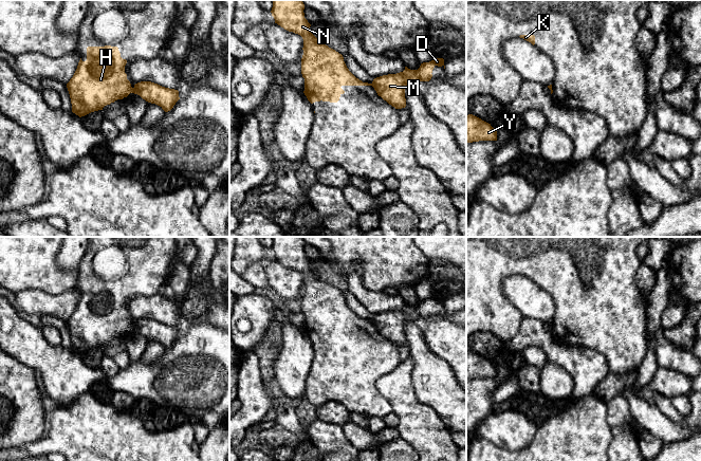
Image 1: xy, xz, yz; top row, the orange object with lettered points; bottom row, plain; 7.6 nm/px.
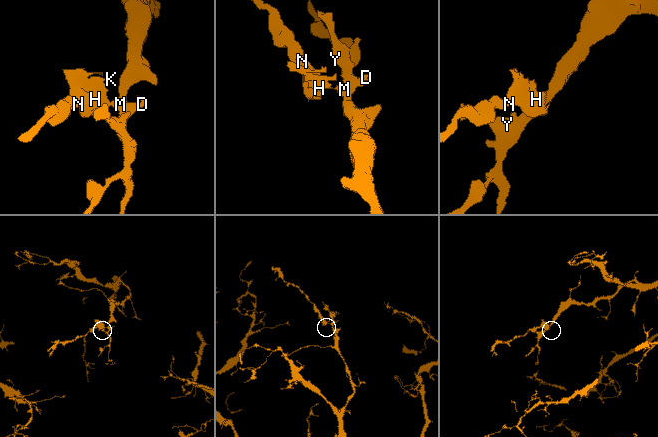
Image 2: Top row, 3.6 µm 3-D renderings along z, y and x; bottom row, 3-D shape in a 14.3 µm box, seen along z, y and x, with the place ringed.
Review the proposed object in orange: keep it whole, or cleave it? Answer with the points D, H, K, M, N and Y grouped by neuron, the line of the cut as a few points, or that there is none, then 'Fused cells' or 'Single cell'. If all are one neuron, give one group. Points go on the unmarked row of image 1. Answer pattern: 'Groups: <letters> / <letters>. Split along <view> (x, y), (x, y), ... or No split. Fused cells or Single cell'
Groups: D M Y / H K N. Split along xy (133, 325), (136, 330). Fused cells

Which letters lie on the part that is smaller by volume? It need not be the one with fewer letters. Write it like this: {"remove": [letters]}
{"remove": ["H", "K", "N"]}

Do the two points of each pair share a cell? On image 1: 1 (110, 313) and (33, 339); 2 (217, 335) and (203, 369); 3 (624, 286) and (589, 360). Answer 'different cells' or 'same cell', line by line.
1: different cells
2: same cell
3: different cells

